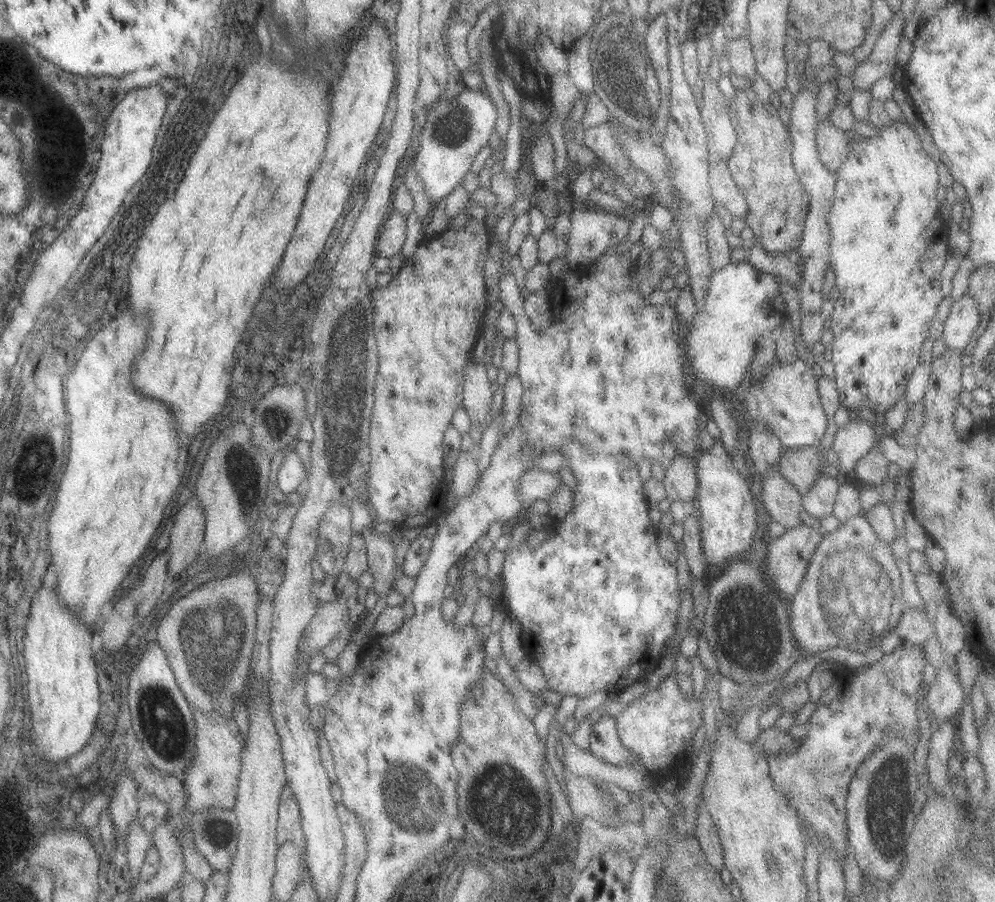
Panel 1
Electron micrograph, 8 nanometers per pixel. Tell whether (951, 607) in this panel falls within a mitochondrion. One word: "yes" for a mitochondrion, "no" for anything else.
no

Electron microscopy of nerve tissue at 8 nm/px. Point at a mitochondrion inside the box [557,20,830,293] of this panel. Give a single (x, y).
(622, 69)

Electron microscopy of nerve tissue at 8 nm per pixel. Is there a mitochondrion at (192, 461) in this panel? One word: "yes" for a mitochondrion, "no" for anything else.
no

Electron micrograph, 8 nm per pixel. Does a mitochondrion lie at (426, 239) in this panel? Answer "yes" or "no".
no

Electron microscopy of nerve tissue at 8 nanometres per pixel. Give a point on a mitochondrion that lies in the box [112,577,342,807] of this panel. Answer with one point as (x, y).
(212, 647)

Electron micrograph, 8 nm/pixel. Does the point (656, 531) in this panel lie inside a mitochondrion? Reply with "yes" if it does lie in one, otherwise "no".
no

